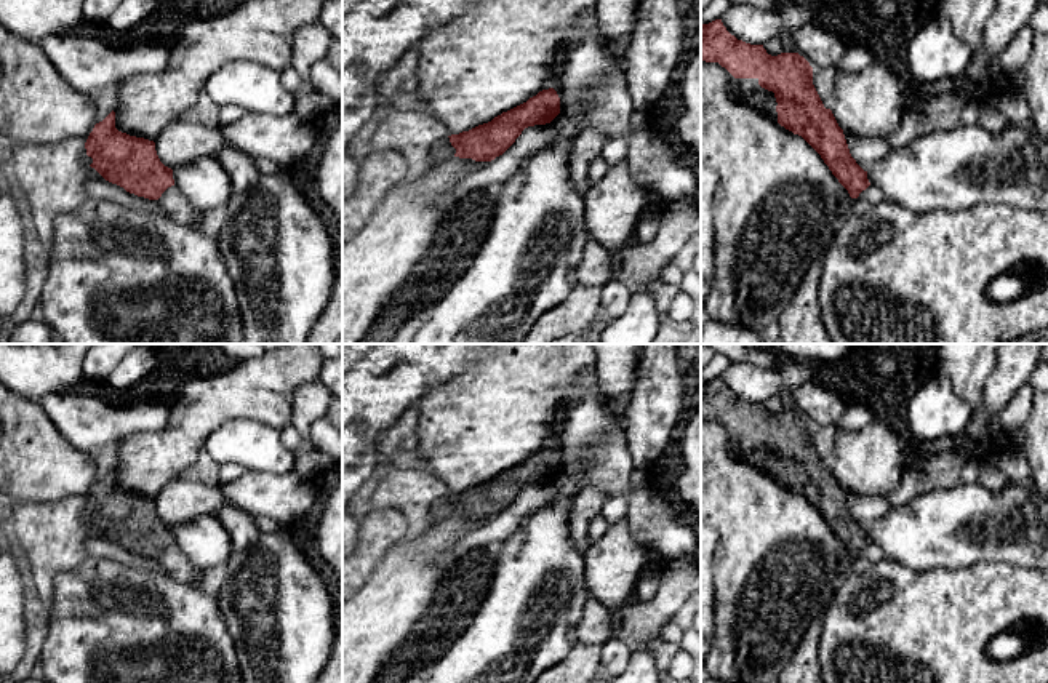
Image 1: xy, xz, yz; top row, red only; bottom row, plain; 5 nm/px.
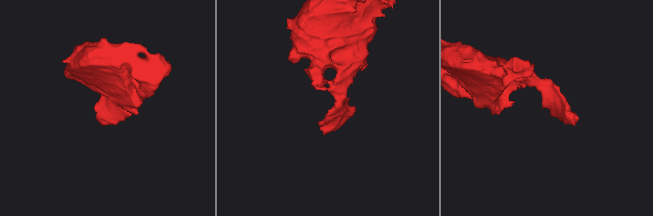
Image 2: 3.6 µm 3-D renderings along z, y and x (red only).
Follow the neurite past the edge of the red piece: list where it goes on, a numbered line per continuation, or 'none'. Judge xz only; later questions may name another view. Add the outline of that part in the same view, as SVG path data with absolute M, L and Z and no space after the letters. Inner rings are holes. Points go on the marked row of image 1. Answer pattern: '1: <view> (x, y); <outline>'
1: xz (442, 151); M445 138L442 141L438 141L434 147L432 147L432 165L438 165L451 157L454 157L456 149L451 146L450 138Z

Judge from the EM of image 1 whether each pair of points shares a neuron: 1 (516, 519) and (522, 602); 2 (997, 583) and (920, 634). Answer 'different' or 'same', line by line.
1: different
2: same

